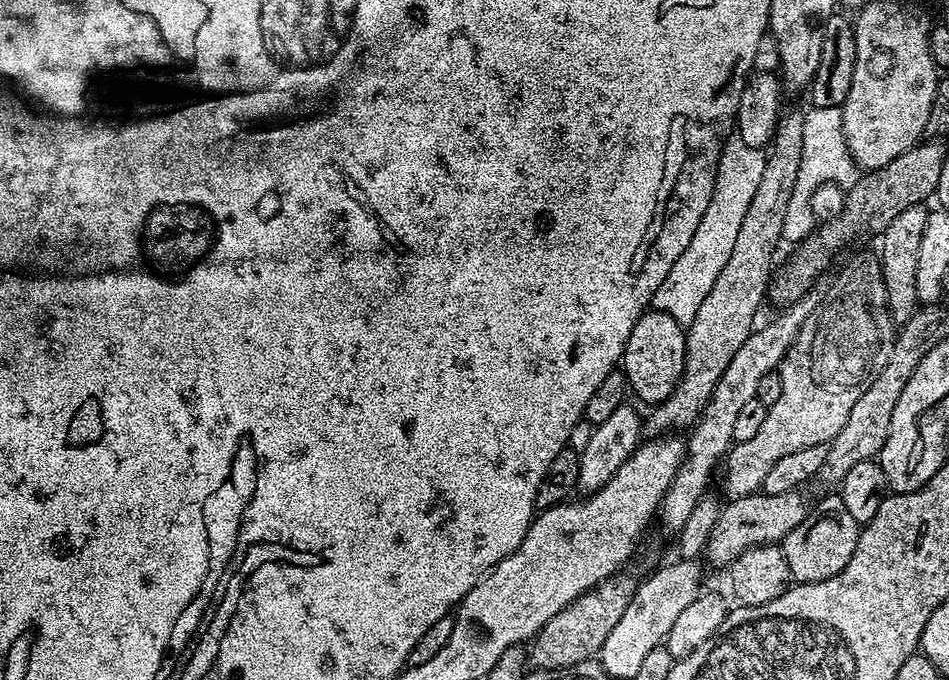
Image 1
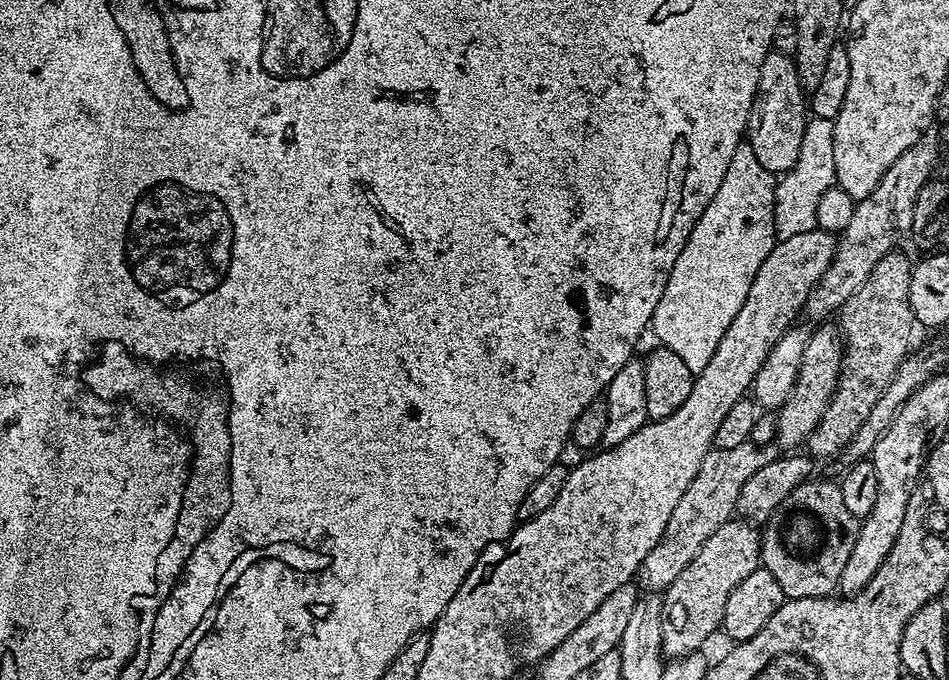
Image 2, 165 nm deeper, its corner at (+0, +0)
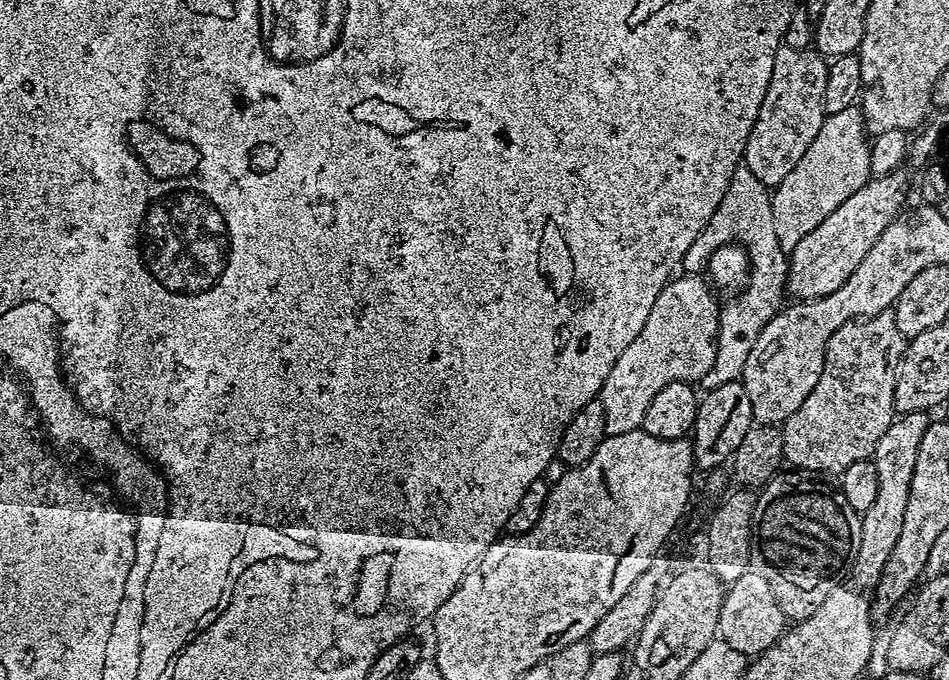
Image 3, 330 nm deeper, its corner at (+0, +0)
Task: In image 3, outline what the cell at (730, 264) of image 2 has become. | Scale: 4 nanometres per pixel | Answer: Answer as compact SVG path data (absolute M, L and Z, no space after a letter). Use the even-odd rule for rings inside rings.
M743 162L734 170L730 186L726 186L726 194L722 194L722 202L718 202L718 210L710 214L710 222L706 222L702 234L698 234L698 238L694 238L694 246L686 250L683 267L689 273L699 273L723 244L739 244L744 249L748 256L748 279L736 294L740 296L720 309L714 366L710 366L698 382L704 392L743 377L746 358L750 358L750 350L754 350L758 334L762 334L764 327L781 311L786 300L788 256L786 249L778 246L778 234L774 234L772 193L769 185L758 182Z

